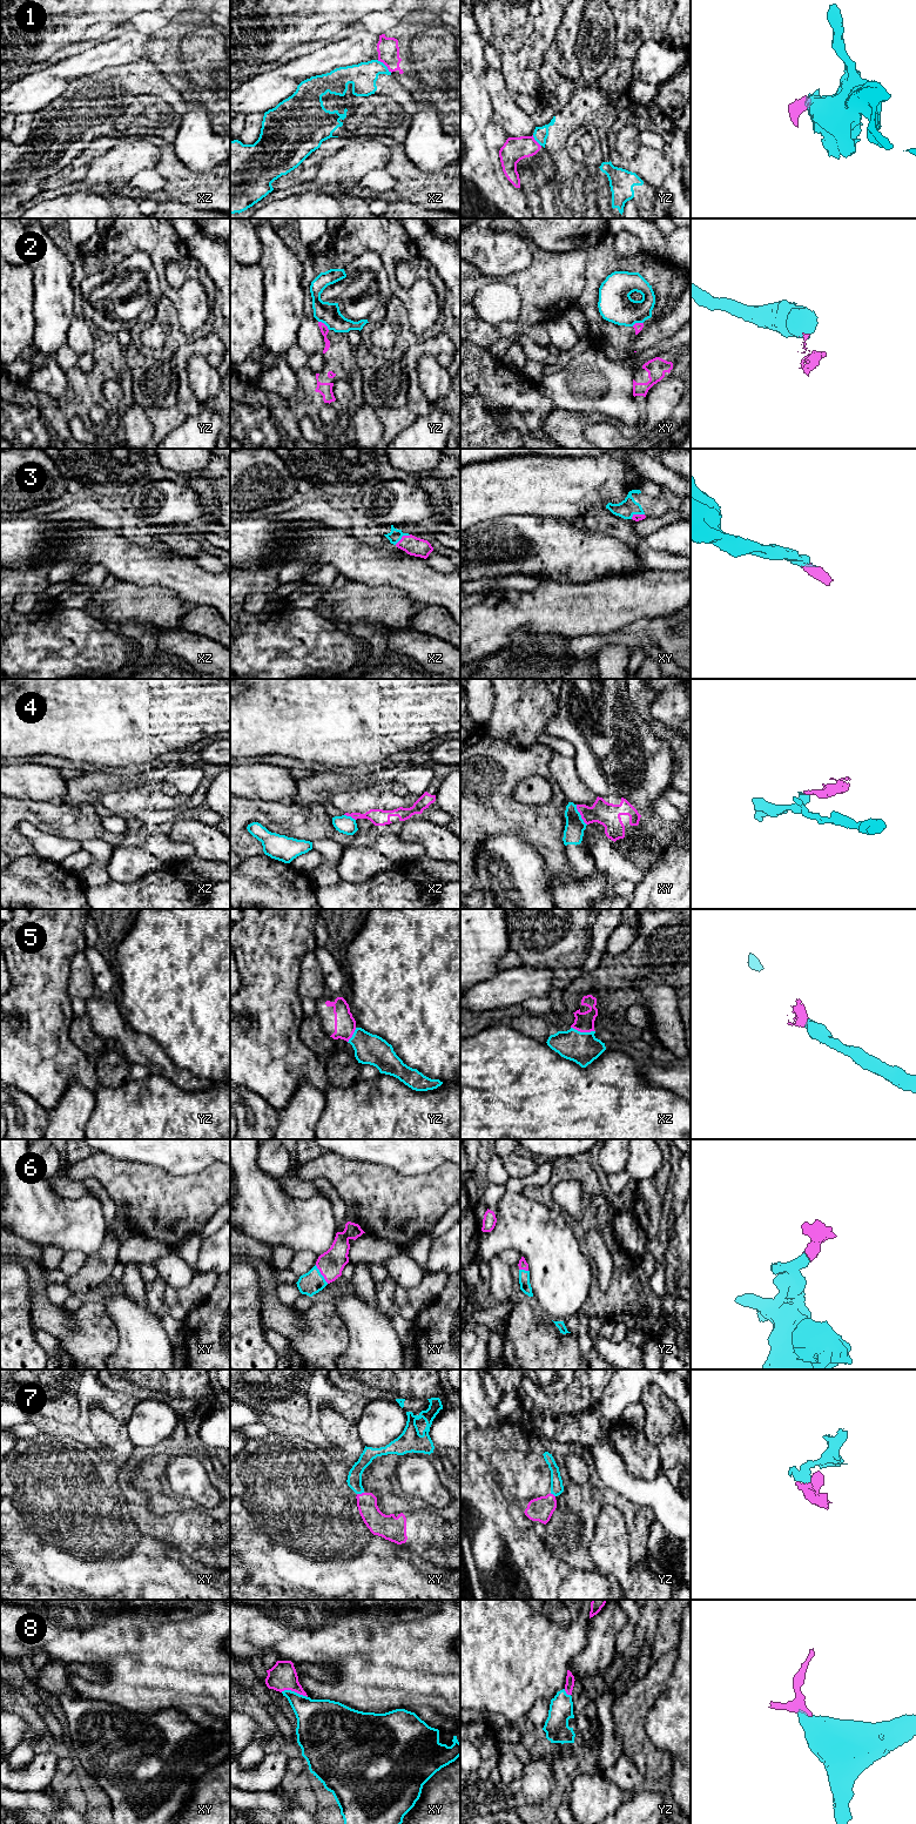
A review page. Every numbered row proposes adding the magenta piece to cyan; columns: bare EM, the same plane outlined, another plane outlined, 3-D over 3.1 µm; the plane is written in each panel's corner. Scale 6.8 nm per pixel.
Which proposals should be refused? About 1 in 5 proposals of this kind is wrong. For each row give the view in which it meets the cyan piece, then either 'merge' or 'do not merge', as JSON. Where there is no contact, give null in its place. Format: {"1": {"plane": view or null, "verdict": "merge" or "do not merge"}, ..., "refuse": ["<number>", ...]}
{"1": {"plane": "xz", "verdict": "do not merge"}, "2": {"plane": "yz", "verdict": "do not merge"}, "3": {"plane": "xz", "verdict": "merge"}, "4": {"plane": "xy", "verdict": "do not merge"}, "5": {"plane": "xz", "verdict": "merge"}, "6": {"plane": "xy", "verdict": "merge"}, "7": {"plane": "xy", "verdict": "merge"}, "8": {"plane": "xy", "verdict": "merge"}, "refuse": ["1", "2", "4"]}

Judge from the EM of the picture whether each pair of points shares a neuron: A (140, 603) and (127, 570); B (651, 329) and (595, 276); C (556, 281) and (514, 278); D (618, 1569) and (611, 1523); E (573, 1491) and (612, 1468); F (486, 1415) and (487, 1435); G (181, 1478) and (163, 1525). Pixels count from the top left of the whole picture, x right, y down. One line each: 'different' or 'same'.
A: different
B: different
C: same
D: same
E: different
F: different
G: different

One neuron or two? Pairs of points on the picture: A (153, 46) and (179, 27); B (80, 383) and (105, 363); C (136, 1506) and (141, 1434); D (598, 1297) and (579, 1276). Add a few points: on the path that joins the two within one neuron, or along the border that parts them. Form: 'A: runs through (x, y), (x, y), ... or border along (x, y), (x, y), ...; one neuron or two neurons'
A: runs through (159, 40), (167, 32), (173, 31); one neuron
B: runs through (87, 383), (100, 370); one neuron
C: border along (166, 1438), (154, 1446), (135, 1446); two neurons
D: border along (593, 1278), (580, 1312); two neurons

